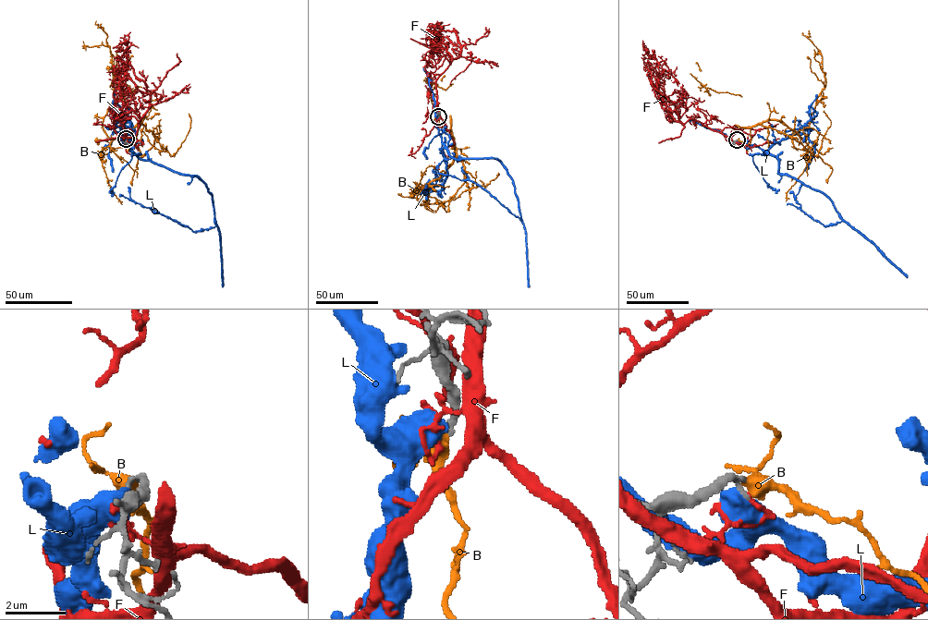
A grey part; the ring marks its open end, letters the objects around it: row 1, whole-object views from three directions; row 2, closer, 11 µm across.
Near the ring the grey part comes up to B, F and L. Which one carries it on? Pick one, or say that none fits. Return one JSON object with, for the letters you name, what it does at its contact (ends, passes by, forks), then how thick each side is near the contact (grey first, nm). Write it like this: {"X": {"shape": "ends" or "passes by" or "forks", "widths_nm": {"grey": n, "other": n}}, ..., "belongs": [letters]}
{"belongs": []}

